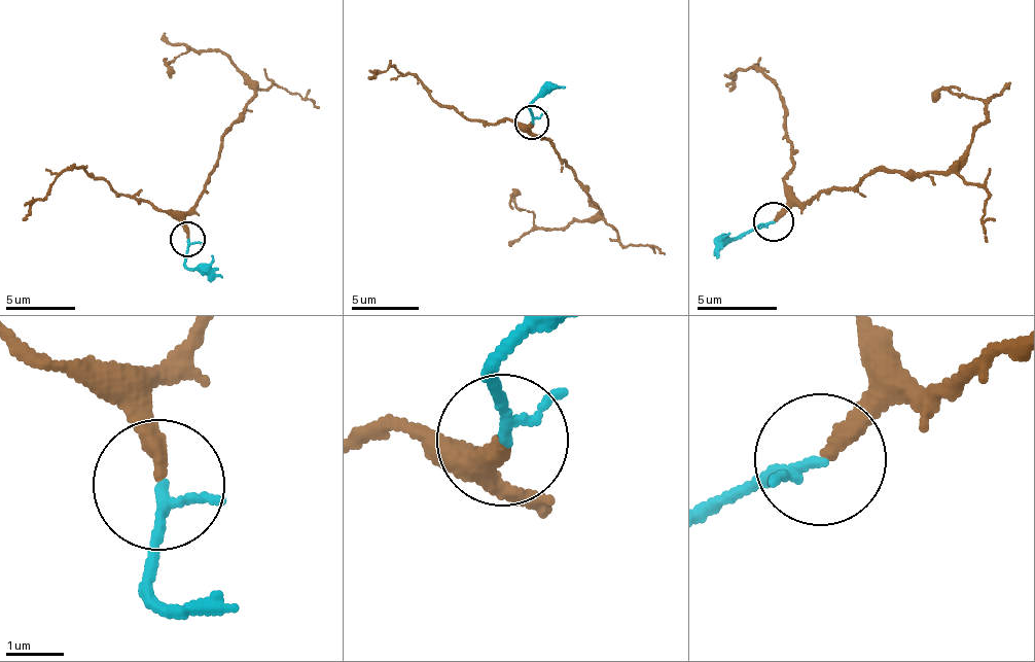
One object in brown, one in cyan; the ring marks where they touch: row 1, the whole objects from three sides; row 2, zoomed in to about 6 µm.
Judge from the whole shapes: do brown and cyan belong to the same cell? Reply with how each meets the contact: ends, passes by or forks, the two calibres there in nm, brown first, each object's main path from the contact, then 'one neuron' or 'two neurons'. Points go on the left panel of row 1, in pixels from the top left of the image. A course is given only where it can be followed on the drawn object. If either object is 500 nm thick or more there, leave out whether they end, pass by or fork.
brown ends; cyan passes by; calibres 280 and 130 nm; course brown (188, 239), (184, 217), (208, 183), (230, 129), (253, 90), (224, 53), (186, 50), (167, 64), (170, 79); course cyan (188, 239), (185, 264), (220, 276); two neurons

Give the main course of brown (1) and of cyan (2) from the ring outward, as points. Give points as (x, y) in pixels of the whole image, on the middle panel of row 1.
1: (533, 122), (529, 133), (551, 142), (598, 212), (570, 223), (536, 228), (532, 215), (512, 199), (515, 192)
2: (533, 122), (530, 104), (564, 86)

